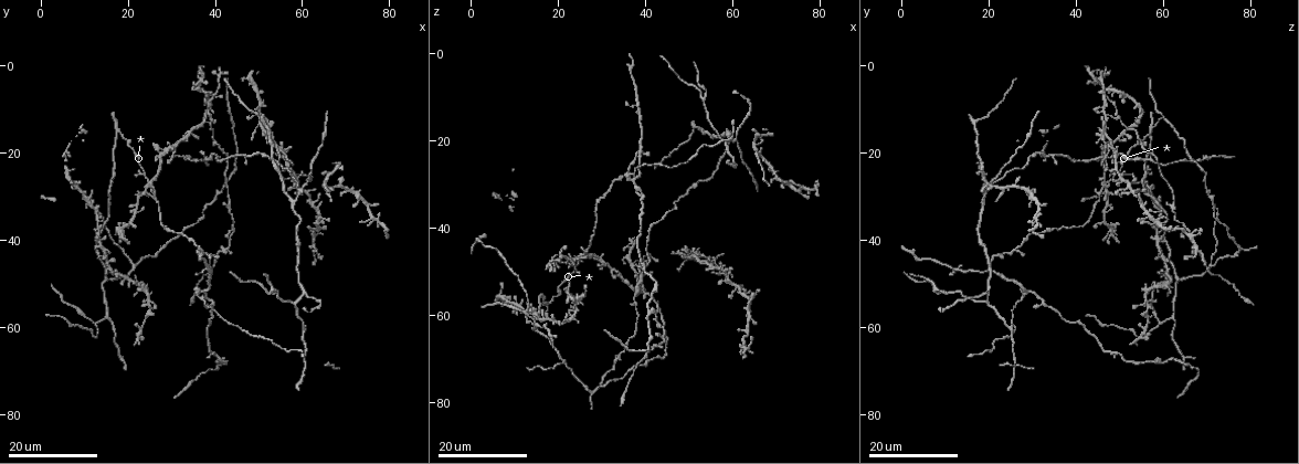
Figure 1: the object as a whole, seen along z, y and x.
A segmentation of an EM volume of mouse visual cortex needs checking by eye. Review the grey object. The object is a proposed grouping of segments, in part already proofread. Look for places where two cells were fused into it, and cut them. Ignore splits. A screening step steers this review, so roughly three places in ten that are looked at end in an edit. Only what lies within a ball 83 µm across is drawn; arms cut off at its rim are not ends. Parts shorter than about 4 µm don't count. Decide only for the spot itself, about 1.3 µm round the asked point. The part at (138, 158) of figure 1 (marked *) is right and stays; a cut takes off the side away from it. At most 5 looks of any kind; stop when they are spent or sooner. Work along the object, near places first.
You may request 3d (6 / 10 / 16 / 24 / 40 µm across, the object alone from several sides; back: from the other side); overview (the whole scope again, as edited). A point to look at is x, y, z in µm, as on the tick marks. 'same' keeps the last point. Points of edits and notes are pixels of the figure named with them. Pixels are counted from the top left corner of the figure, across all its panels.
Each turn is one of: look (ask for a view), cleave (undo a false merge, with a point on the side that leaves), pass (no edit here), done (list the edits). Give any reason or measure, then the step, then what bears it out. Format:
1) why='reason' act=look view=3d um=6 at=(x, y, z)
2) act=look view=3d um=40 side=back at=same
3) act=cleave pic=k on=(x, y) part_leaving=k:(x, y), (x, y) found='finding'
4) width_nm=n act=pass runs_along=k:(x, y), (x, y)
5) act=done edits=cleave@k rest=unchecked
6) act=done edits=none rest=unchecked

act=look view=3d um=24 at=(40.0, 18.0, 55.5)

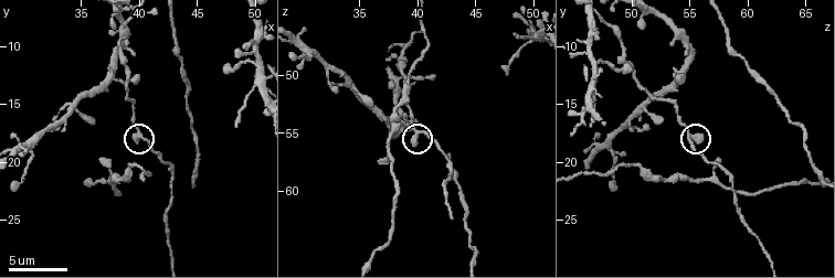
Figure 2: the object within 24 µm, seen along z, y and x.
act=look view=3d um=6 at=(40.4, 17.8, 55.0)

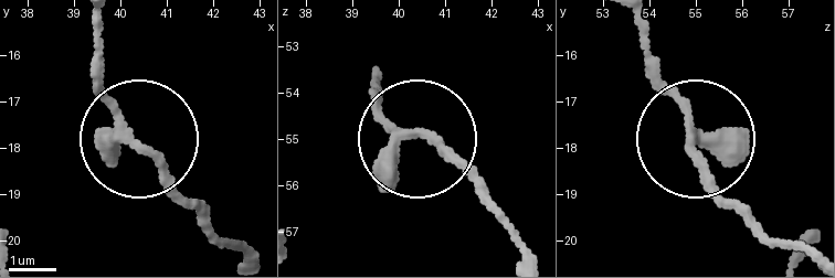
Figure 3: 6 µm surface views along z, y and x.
arms=3 act=pass runs_along=3:(378, 77), (390, 117), (505, 220) found='all the same cell'

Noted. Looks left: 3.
why='four arms meet' act=look view=3d um=16 at=(30.8, 18.8, 48.0)

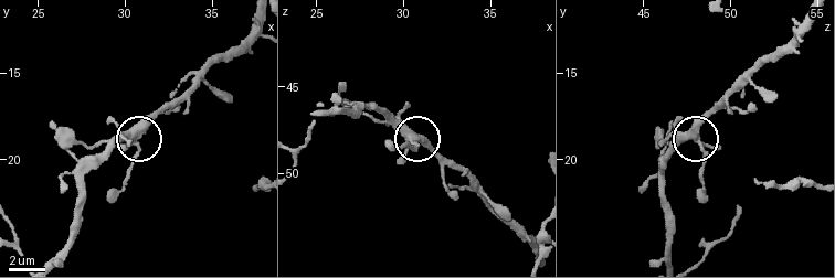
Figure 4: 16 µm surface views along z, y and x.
act=pass runs_along=4:(51, 259), (66, 241), (82, 179), (135, 139), (130, 178) found='all the same cell'

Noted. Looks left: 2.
why='thin arm on a thick one' act=look view=3d um=16 at=(40.0, 7.0, 46.5)

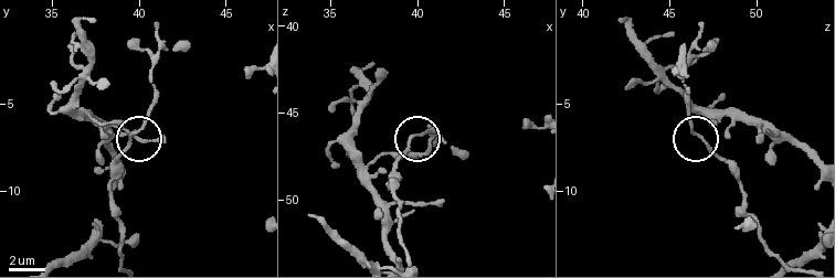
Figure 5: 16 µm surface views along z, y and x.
act=look view=3d um=6 at=(39.4, 7.0, 46.9)

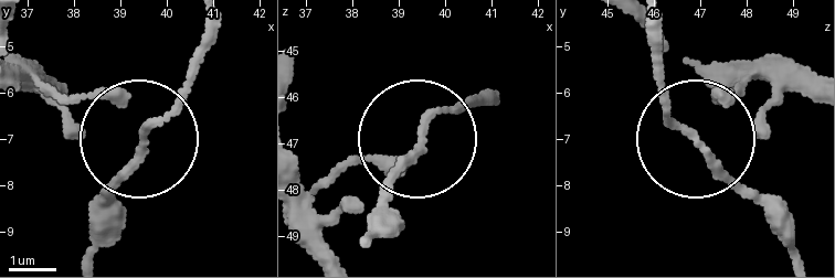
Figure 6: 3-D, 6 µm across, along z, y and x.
act=pass runs_along=6:(325, 255), (317, 207), (329, 183), (479, 100) found='continuous, no second cell'

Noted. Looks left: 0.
act=done edits=none rest=unchecked

